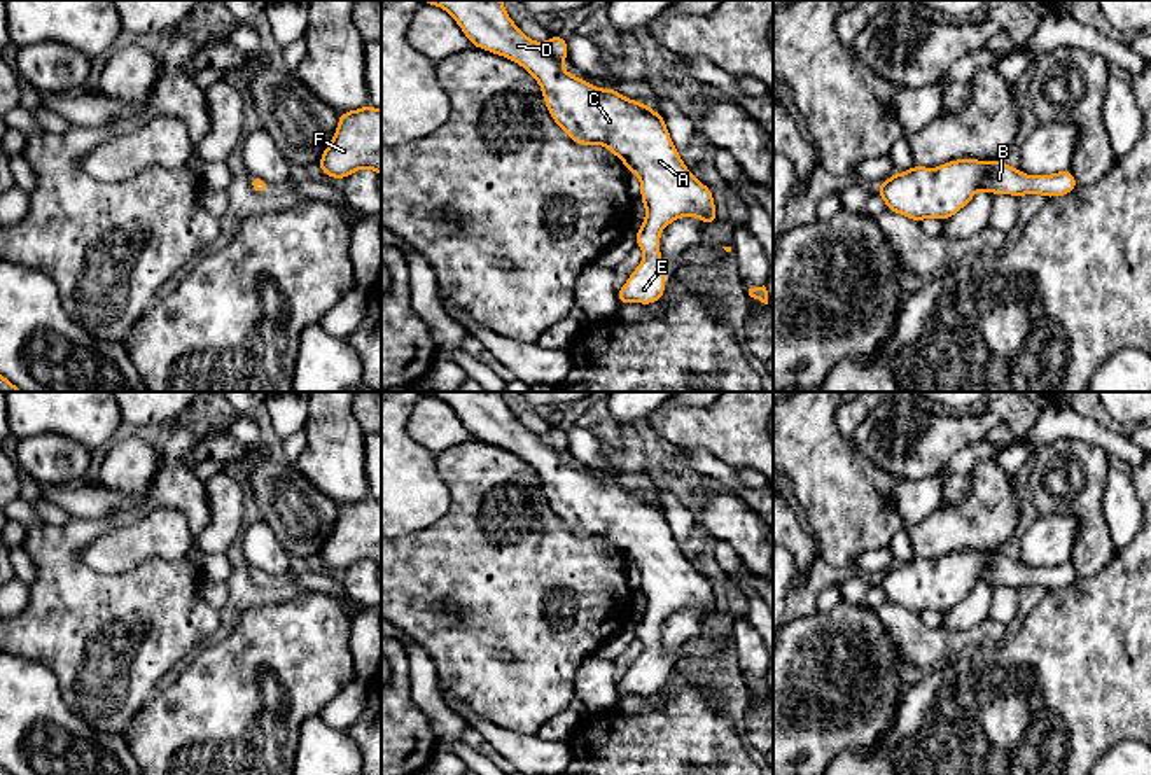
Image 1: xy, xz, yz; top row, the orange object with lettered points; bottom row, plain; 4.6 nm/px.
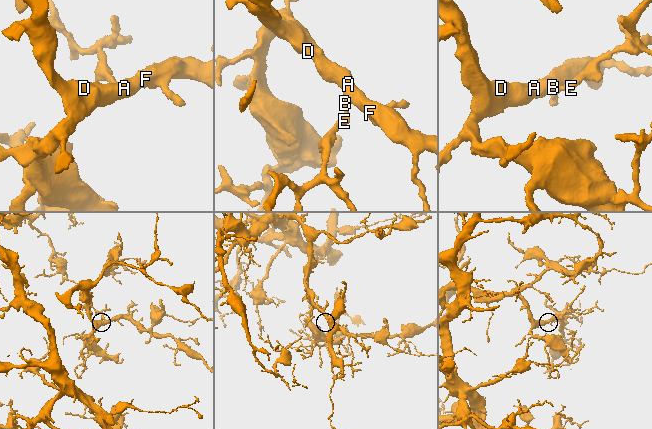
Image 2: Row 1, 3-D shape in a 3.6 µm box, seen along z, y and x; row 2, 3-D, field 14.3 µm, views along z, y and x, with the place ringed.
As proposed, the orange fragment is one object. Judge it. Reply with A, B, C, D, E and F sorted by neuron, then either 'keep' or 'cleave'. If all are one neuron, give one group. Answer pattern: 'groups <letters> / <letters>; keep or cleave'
groups A B C D E F; keep

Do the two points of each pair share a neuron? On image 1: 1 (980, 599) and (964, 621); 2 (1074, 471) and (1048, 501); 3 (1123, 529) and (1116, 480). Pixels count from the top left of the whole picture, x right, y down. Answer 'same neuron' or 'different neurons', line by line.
1: same neuron
2: same neuron
3: same neuron

